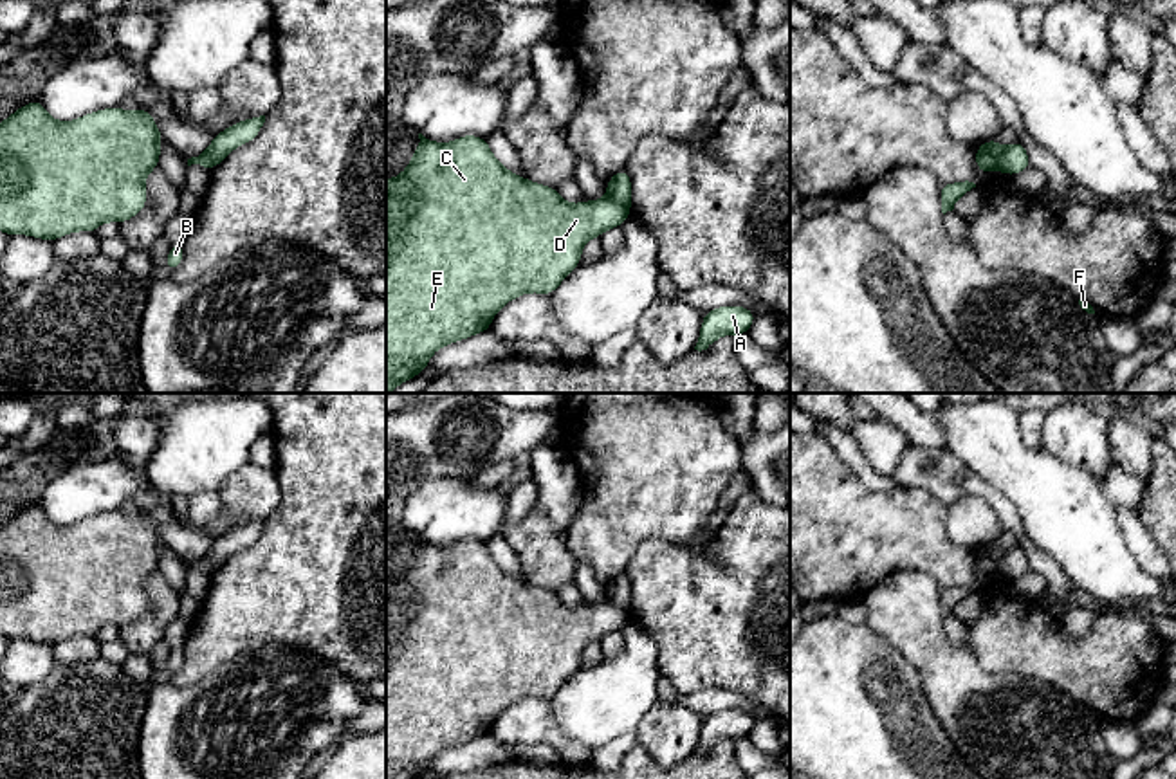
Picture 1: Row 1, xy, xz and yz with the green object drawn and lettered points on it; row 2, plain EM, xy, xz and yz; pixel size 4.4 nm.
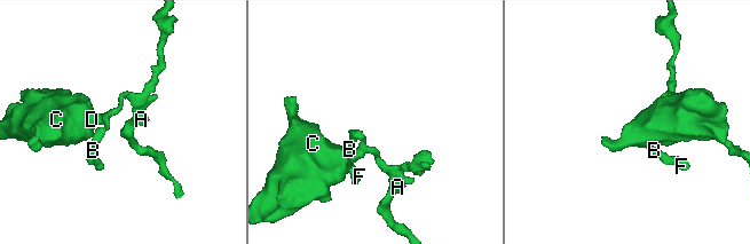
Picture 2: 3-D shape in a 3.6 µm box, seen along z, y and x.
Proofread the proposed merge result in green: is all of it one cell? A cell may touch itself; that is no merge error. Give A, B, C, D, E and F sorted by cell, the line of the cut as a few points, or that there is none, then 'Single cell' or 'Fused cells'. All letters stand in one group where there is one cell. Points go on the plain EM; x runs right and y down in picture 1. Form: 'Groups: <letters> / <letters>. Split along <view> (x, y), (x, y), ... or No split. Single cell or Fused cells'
Groups: A B F / C D E. Split along xz (606, 599), (628, 612). Fused cells

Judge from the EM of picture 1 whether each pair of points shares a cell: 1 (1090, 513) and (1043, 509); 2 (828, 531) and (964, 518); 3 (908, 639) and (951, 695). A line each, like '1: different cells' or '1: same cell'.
1: same cell
2: different cells
3: same cell

